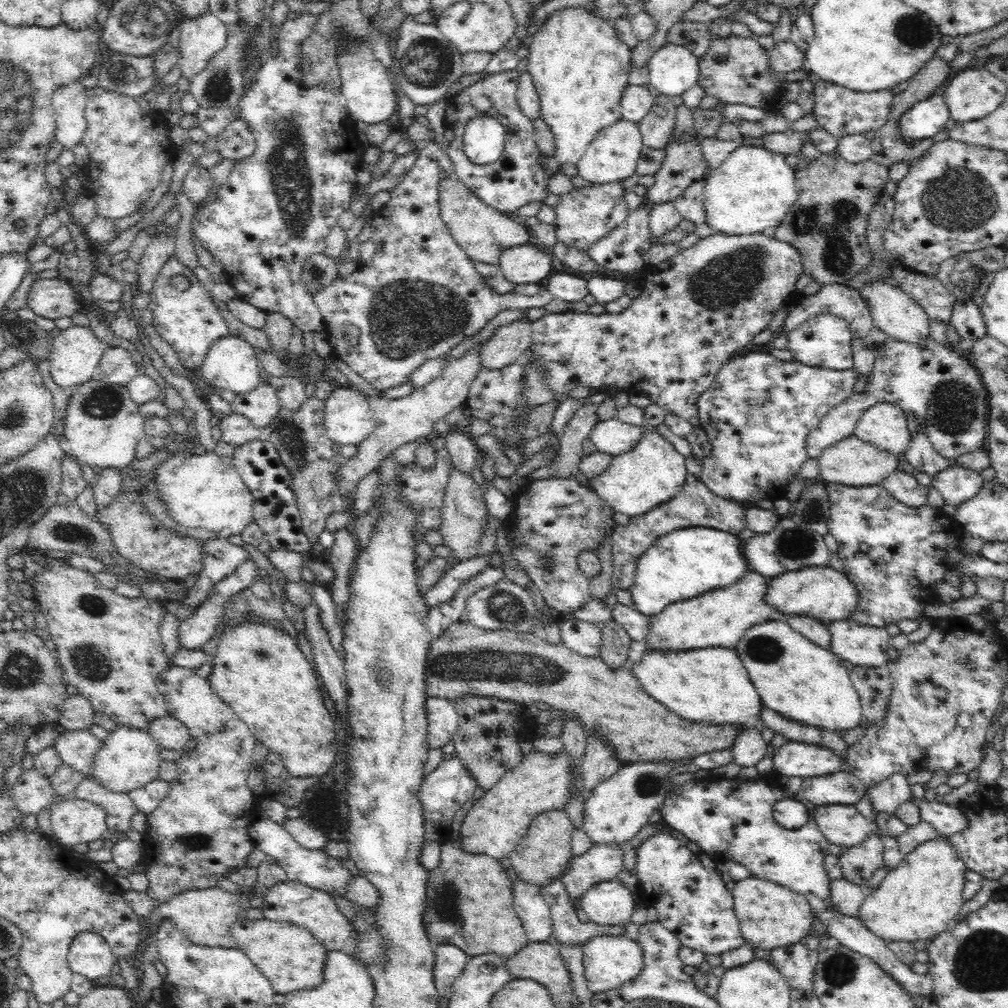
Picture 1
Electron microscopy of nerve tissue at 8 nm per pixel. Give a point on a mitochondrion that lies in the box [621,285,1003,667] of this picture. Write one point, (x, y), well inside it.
(951, 405)

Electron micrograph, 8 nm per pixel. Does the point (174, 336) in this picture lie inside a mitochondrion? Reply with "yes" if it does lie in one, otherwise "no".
no

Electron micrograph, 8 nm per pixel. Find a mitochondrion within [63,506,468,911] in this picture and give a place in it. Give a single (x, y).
(91, 664)

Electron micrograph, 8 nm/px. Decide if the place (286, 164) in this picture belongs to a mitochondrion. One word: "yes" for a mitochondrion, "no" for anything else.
yes

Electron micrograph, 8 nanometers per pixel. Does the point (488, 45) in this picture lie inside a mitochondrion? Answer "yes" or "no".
no

